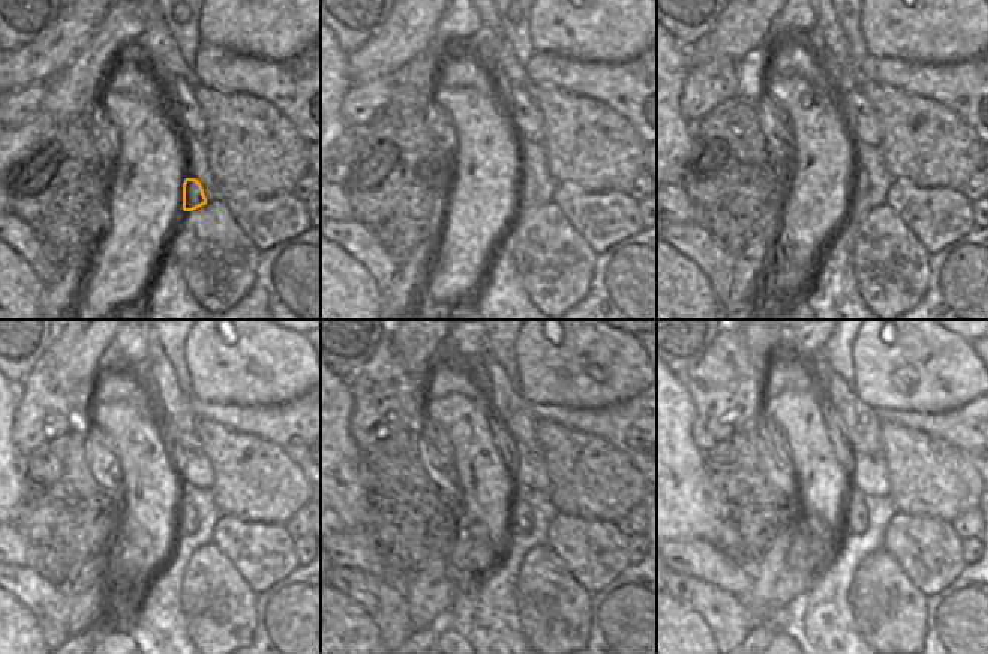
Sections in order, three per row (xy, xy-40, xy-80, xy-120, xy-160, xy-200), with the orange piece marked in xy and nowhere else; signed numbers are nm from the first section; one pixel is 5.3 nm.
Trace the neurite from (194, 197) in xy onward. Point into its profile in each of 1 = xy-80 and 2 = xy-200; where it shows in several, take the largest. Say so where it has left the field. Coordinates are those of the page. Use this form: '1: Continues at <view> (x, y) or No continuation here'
1: Continues at xy-80 (861, 183)
2: Continues at xy-200 (855, 515)

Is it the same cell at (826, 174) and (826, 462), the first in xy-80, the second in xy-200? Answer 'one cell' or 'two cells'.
one cell

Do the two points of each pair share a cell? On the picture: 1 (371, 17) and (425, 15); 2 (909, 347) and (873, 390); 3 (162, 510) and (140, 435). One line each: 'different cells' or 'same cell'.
1: different cells
2: same cell
3: same cell

